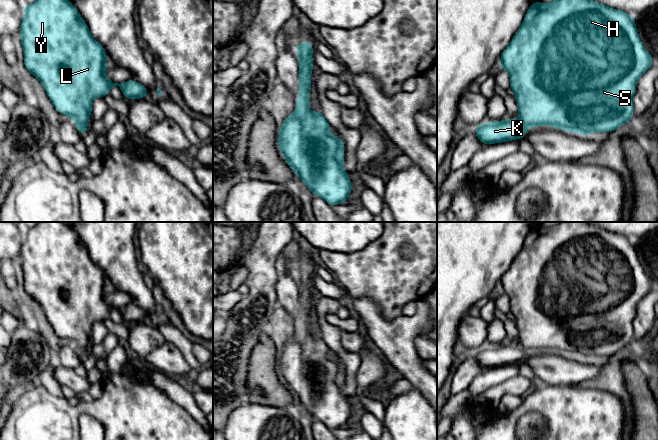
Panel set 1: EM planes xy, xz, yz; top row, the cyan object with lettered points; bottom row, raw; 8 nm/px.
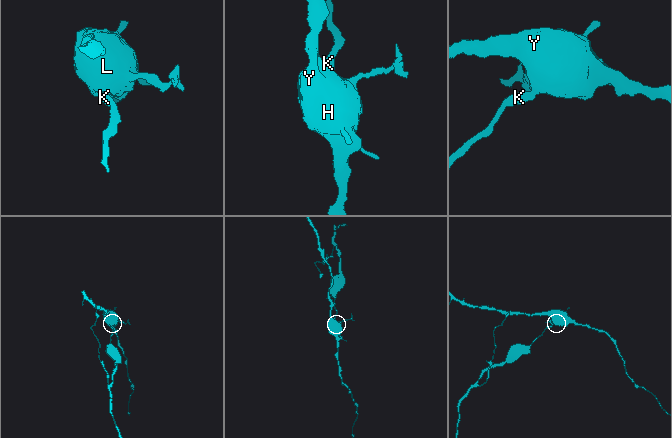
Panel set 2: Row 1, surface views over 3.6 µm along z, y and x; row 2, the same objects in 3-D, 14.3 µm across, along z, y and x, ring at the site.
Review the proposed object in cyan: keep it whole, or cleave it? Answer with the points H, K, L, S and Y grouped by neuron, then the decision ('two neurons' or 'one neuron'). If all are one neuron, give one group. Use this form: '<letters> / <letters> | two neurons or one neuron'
H L S Y / K | two neurons

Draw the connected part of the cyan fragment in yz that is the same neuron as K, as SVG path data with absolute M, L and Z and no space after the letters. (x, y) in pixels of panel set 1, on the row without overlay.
M520 344L485 346L475 351L475 359L483 368L502 367L524 361L528 352Z

